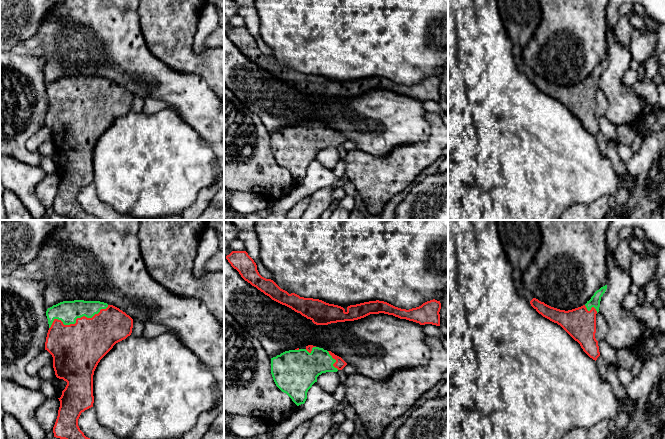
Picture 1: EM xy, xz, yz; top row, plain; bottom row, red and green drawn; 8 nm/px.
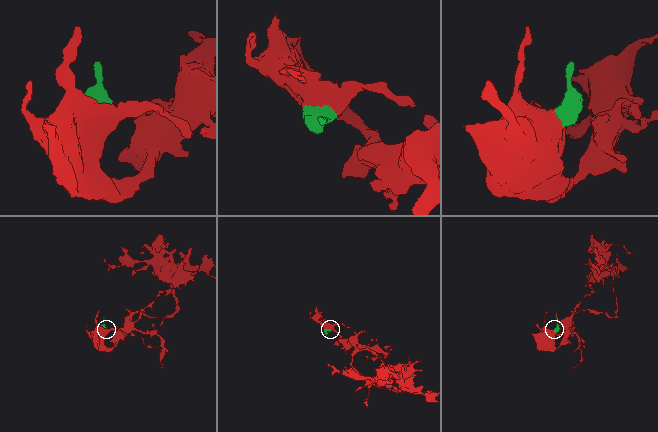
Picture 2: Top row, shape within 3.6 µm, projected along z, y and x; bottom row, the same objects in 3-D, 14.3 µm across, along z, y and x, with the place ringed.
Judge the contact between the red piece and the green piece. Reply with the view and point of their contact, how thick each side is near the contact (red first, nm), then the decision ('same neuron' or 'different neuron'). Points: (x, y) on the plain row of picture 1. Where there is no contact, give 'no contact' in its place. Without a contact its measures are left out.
xy (76, 95) | 400/180 nm | same neuron

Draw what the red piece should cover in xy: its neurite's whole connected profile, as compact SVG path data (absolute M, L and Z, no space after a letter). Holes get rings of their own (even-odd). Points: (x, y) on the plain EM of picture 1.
M63 77L46 87L49 106L45 126L53 133L53 144L59 155L67 158L59 175L60 183L53 203L54 213L73 220L100 220L84 211L78 202L82 188L93 183L93 151L100 136L113 122L132 109L133 95L119 84L100 77Z

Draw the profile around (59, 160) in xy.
M54 151L53 156L51 157L54 163L56 164L57 170L56 173L60 174L62 171L62 167L65 165L67 158L64 157L63 155L59 155Z

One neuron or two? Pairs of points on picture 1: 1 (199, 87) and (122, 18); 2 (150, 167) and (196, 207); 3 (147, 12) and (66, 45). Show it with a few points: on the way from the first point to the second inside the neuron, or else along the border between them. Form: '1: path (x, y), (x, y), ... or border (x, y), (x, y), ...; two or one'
1: path (175, 87), (168, 85), (125, 42); one
2: border (208, 187), (203, 188), (197, 198), (184, 209); two
3: border (136, 10), (138, 24), (144, 38); two

